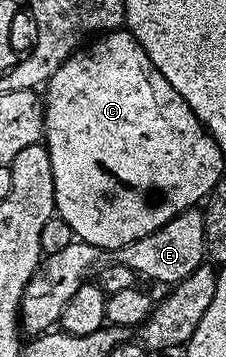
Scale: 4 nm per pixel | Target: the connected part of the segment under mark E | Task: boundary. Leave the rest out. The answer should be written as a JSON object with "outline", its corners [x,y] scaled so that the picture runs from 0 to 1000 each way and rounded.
{"outline":[[[872,583],[792,594],[757,616],[739,616],[721,639],[628,667],[593,667],[580,683],[522,700],[487,700],[478,711],[438,692],[354,672],[296,683],[296,695],[274,695],[265,706],[199,711],[93,832],[84,910],[97,927],[128,941],[230,927],[265,905],[279,860],[314,843],[314,829],[350,818],[363,796],[469,731],[469,723],[509,739],[580,751],[593,768],[628,782],[664,779],[677,790],[748,790],[743,796],[805,790],[916,723],[898,597]]]}

